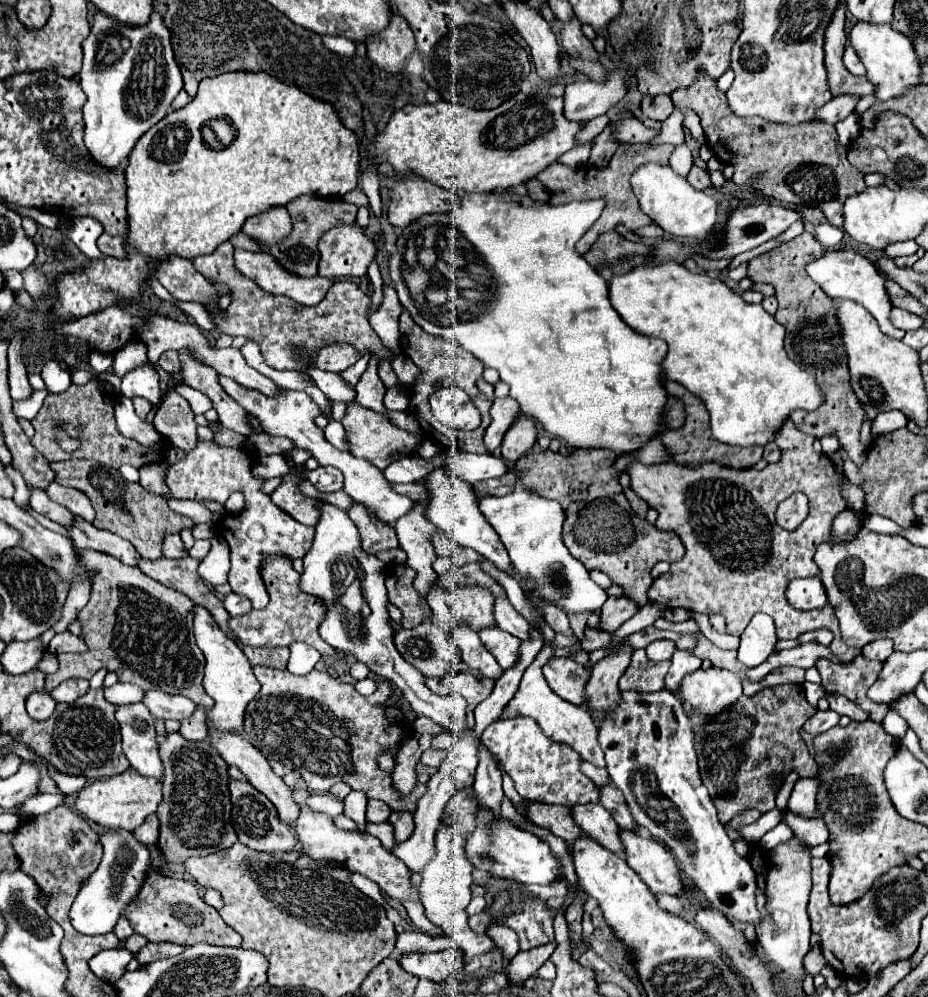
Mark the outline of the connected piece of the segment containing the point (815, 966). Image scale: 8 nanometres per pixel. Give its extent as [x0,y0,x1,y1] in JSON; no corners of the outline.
[803,947,828,976]

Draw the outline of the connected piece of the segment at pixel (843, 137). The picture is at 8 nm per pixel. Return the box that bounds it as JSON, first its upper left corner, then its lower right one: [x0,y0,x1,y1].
[835,113,861,145]

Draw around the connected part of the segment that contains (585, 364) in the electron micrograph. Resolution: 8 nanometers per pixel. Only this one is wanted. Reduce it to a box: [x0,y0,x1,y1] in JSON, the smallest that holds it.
[391,193,667,455]

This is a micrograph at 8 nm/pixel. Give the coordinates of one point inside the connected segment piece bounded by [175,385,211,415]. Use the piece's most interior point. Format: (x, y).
(199, 403)

